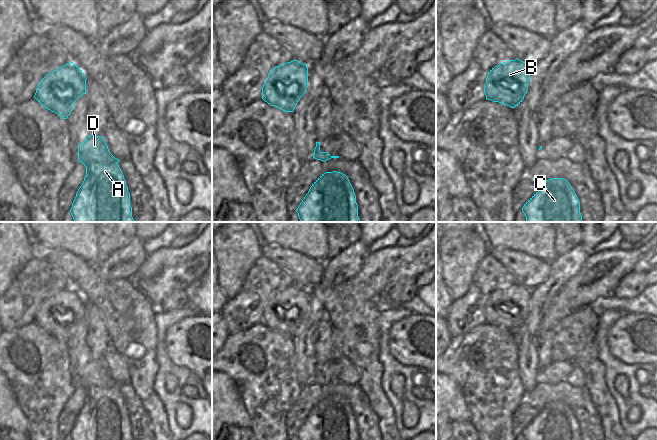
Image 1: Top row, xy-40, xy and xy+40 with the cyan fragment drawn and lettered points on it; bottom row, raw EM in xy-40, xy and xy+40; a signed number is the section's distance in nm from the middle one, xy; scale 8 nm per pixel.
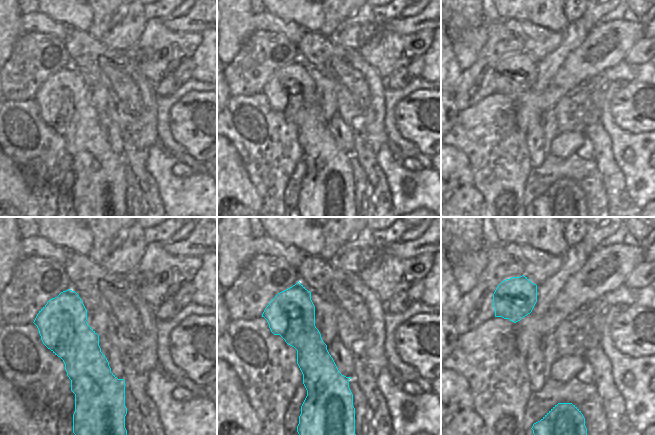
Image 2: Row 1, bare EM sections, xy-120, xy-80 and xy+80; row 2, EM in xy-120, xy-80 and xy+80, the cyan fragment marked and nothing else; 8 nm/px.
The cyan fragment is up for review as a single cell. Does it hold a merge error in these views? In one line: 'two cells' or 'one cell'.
one cell

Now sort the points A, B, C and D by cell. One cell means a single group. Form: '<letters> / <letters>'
A B C D

